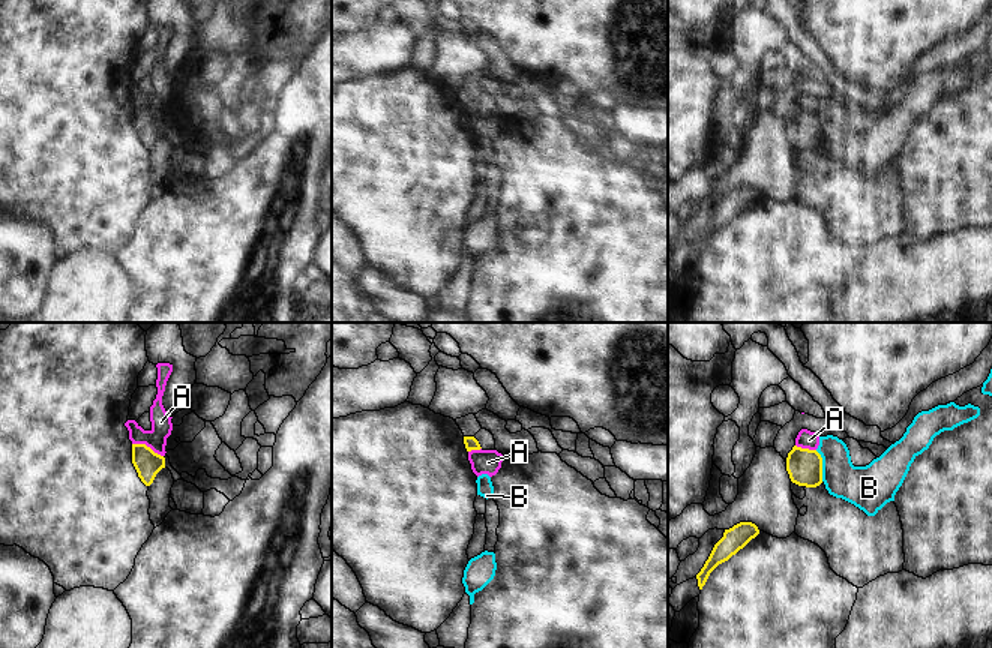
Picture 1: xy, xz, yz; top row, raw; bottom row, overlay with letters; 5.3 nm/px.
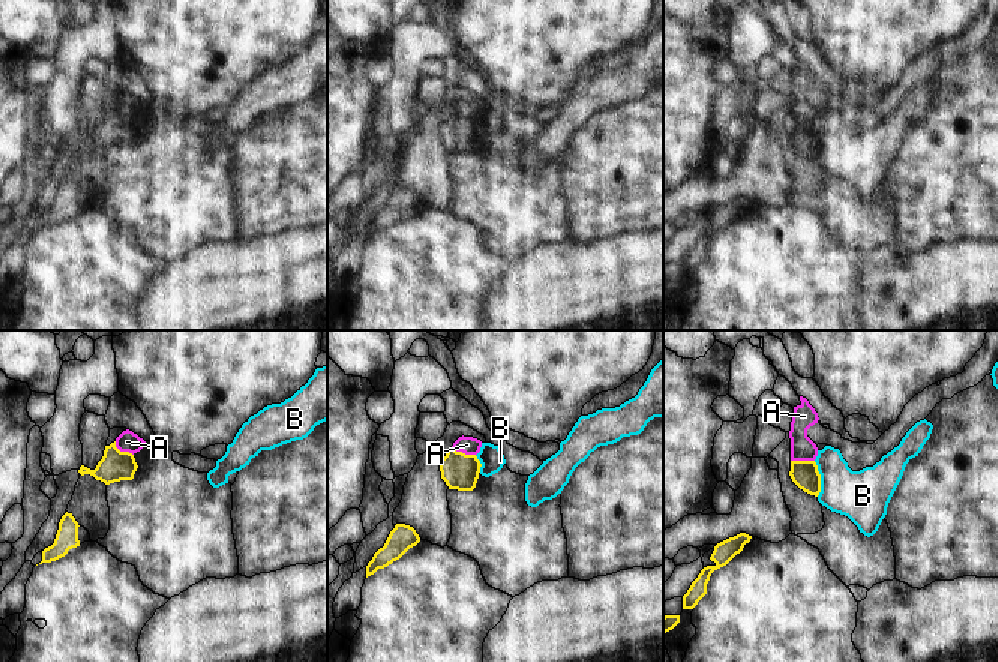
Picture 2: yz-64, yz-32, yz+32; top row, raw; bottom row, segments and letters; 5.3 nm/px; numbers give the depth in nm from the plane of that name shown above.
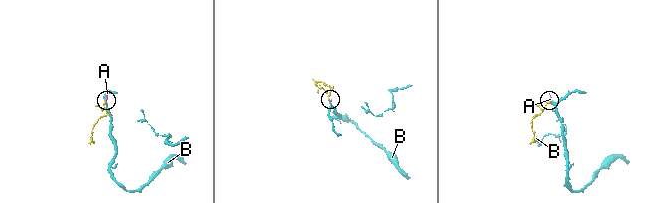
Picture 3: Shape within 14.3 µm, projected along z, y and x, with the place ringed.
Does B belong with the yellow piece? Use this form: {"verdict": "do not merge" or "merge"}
{"verdict": "do not merge"}

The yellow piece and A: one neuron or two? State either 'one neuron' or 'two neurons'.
two neurons

